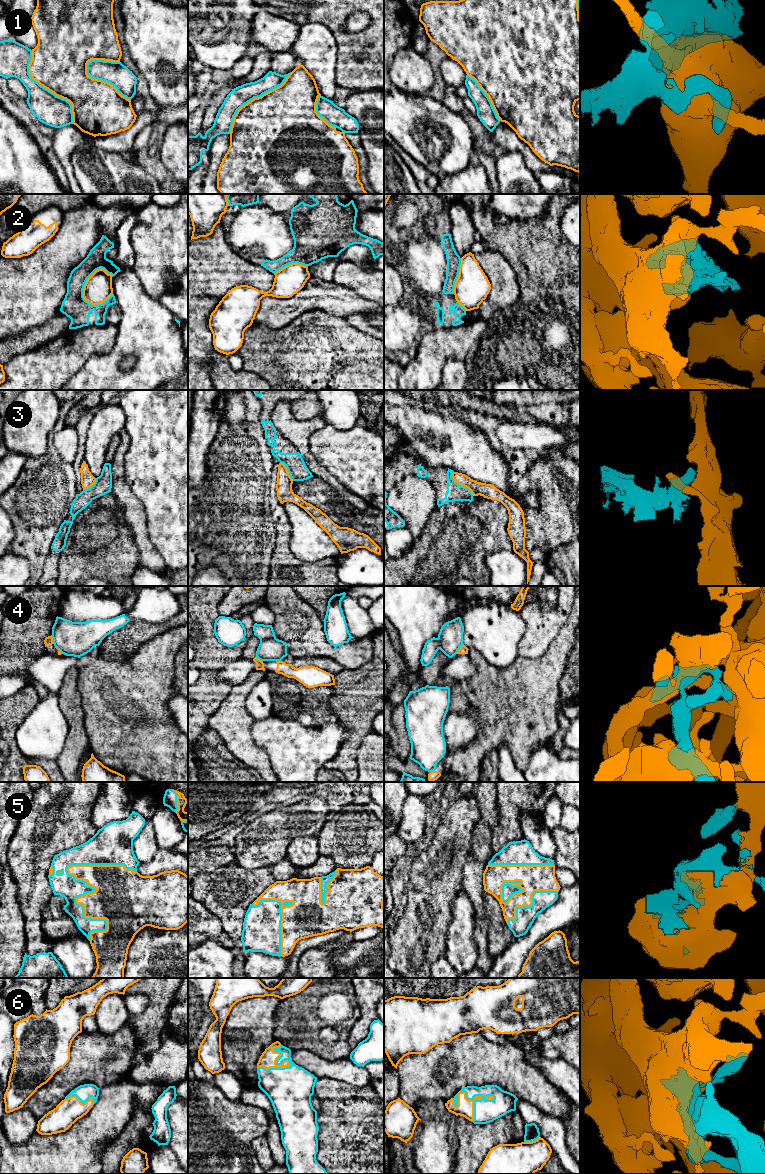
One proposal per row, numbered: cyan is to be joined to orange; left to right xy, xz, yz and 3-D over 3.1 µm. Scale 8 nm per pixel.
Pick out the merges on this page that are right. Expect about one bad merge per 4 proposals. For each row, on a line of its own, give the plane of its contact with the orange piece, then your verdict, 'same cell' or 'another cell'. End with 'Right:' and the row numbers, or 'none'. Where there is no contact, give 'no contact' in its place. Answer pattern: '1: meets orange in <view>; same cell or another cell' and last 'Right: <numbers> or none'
1: meets orange in xy; another cell
2: meets orange in xy; another cell
3: meets orange in yz; another cell
4: meets orange in yz; same cell
5: meets orange in xy; same cell
6: meets orange in xz; same cell
Right: 4, 5, 6

